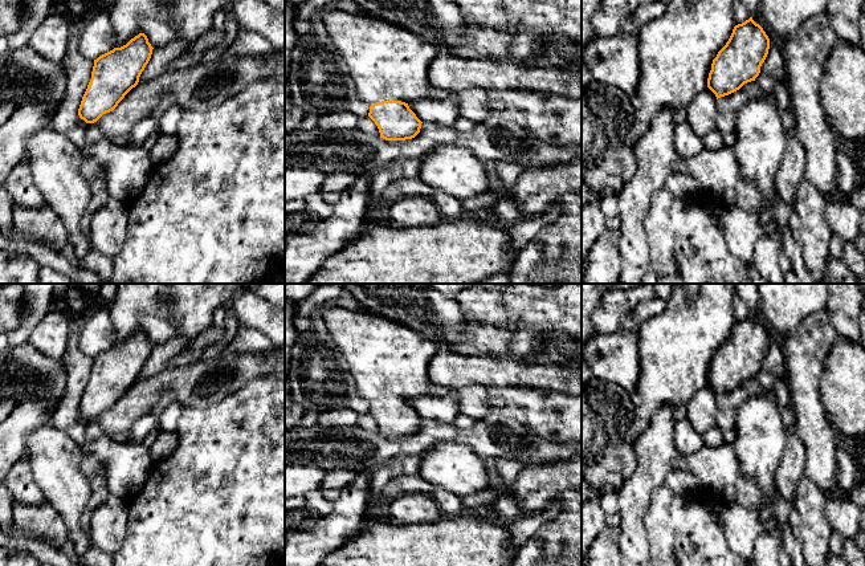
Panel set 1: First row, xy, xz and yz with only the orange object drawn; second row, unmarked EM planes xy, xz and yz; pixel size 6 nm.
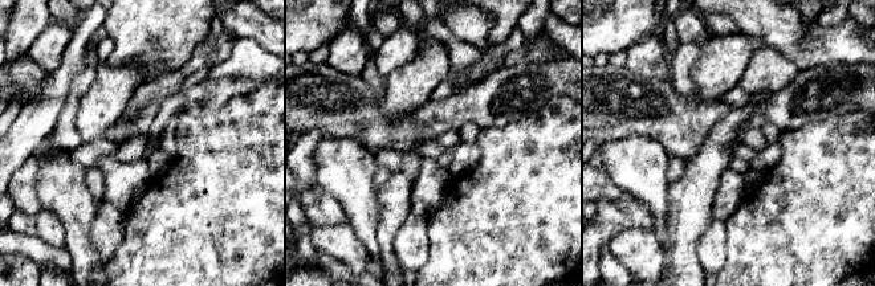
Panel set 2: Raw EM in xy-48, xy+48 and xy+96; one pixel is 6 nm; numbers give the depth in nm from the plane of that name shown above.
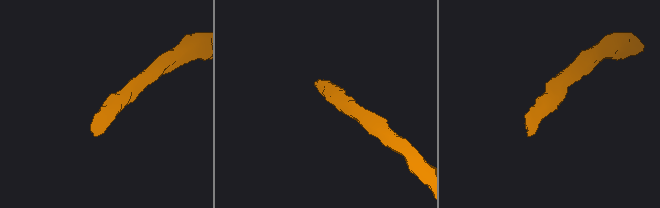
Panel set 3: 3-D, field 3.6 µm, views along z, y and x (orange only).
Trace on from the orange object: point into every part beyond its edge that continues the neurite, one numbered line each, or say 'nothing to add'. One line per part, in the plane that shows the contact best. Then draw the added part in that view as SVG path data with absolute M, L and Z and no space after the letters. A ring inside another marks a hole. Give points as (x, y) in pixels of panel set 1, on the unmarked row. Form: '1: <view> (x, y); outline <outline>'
1: yz (676, 347); outline M678 284L674 285L666 308L657 315L646 319L640 327L638 354L640 376L636 390L631 392L635 406L635 418L627 437L627 443L636 443L640 433L646 429L653 415L665 404L673 407L674 419L686 416L686 407L690 399L705 386L711 367L713 357L729 338L735 319L733 317L734 284Z

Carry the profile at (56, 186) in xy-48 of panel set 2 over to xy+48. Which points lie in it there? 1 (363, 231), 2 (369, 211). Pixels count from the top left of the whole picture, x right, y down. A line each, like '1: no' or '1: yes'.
1: yes
2: yes

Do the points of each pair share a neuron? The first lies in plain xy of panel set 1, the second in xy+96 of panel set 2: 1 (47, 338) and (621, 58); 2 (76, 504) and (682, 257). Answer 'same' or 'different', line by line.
1: different
2: different

